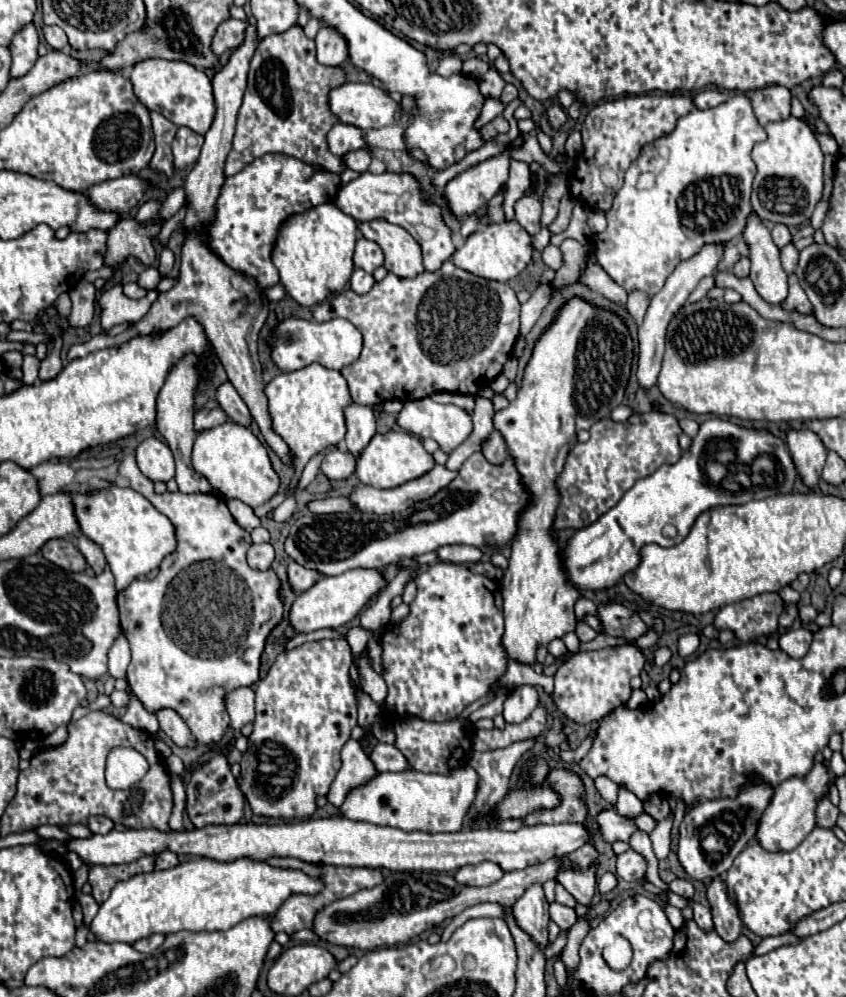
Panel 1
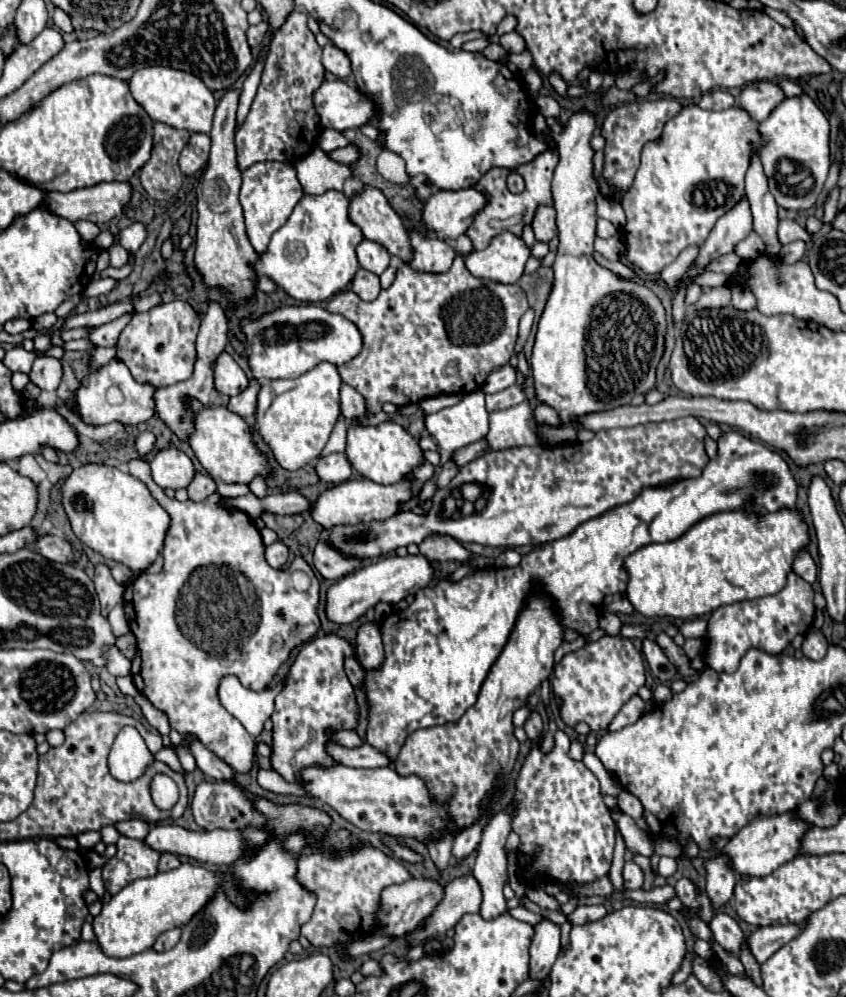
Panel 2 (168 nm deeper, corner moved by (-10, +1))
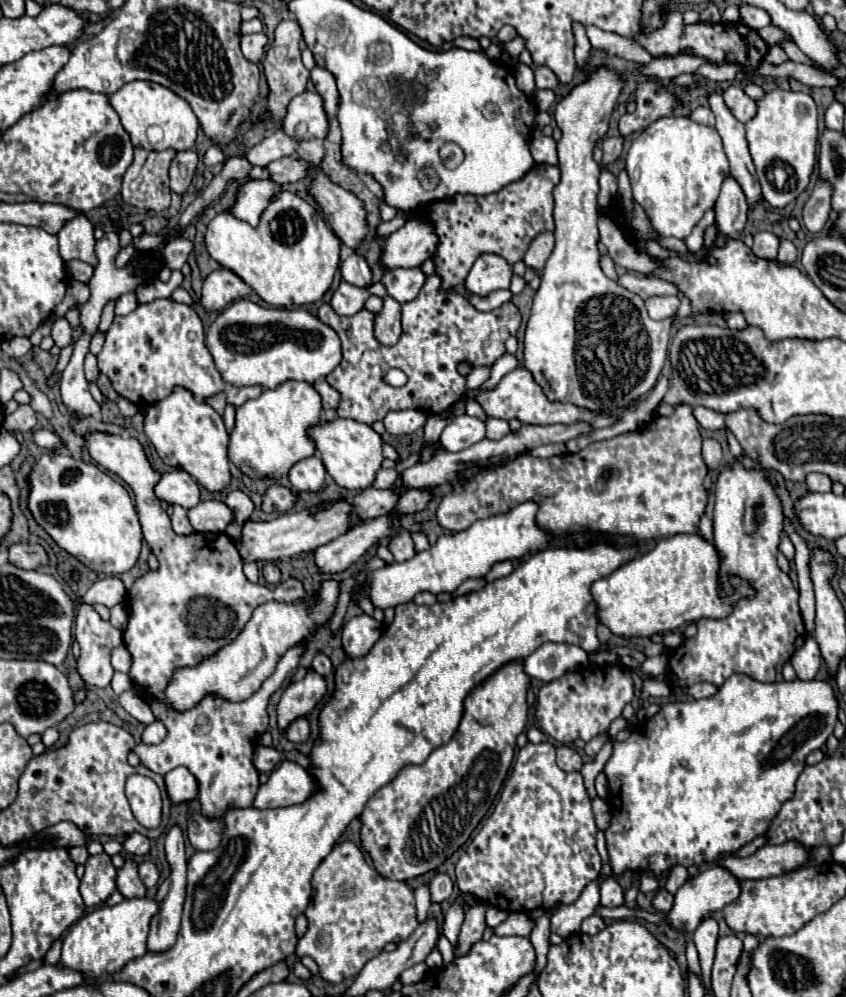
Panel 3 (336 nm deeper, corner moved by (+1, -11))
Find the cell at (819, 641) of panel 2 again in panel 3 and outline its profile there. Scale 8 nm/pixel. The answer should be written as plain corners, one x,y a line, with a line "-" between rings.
808,637
806,643
792,655
790,663
794,665
798,679
802,679
802,681
814,679
816,671
820,669
820,663
822,663
822,655
820,655
818,643
812,637

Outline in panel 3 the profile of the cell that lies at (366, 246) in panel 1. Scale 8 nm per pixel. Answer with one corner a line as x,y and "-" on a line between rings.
356,253
342,261
340,273
342,273
344,281
348,281
350,285
356,285
356,287
366,287
372,281
372,271
370,271
366,257
356,255

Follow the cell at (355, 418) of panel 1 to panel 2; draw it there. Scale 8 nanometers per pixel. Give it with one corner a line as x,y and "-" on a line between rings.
347,383
341,385
341,413
345,419
355,419
355,417
365,417
365,399
361,399
361,393
357,393
353,387

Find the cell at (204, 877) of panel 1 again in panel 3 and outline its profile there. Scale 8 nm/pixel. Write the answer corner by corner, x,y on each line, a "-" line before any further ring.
148,897
124,899
114,907
100,907
84,915
78,923
70,927
62,939
62,959
60,965
78,969
84,973
86,981
98,981
100,977
122,969
130,959
142,957
146,953
146,937
150,921
158,915
160,903

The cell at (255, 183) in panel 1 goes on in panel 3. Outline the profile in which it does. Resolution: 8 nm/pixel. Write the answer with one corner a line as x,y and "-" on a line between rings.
246,179
236,189
236,199
228,207
228,213
252,227
258,227
262,211
266,211
266,207
274,201
278,193
282,193
282,185
278,185
276,181

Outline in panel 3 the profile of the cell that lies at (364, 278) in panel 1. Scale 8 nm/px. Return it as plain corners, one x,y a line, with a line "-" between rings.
342,281
338,285
338,289
334,291
334,297
332,297
334,305
332,307
338,315
356,315
364,307
364,303
368,301
370,295
378,295
384,299
386,287
380,281
372,283
368,287
354,287
354,285

